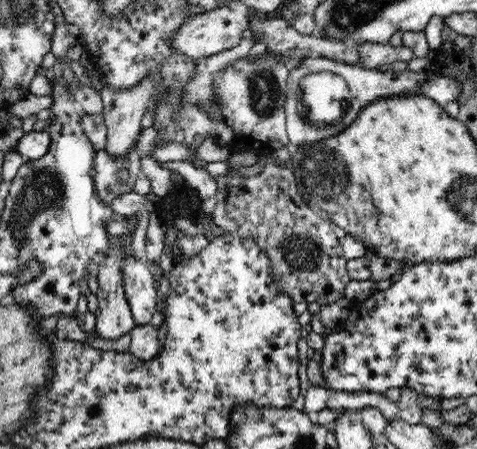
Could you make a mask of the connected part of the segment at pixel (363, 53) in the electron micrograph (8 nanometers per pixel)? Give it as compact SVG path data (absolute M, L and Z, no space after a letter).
M362 41L358 43L357 53L359 56L359 66L366 69L377 69L382 64L391 64L396 60L407 62L416 58L413 50L401 45L394 47L389 43L374 43Z

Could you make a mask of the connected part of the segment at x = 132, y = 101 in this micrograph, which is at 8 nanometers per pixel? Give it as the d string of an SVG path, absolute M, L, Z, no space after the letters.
M146 75L140 83L127 89L114 89L114 87L104 84L104 88L99 93L103 100L101 114L107 128L105 150L110 156L125 157L129 153L129 148L134 144L137 134L141 131L140 121L154 90L156 90L156 79L152 75Z

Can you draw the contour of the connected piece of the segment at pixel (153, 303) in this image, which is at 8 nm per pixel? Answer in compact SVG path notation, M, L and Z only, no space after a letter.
M128 256L123 264L124 292L136 325L149 325L152 316L160 312L156 296L157 285L145 259Z

